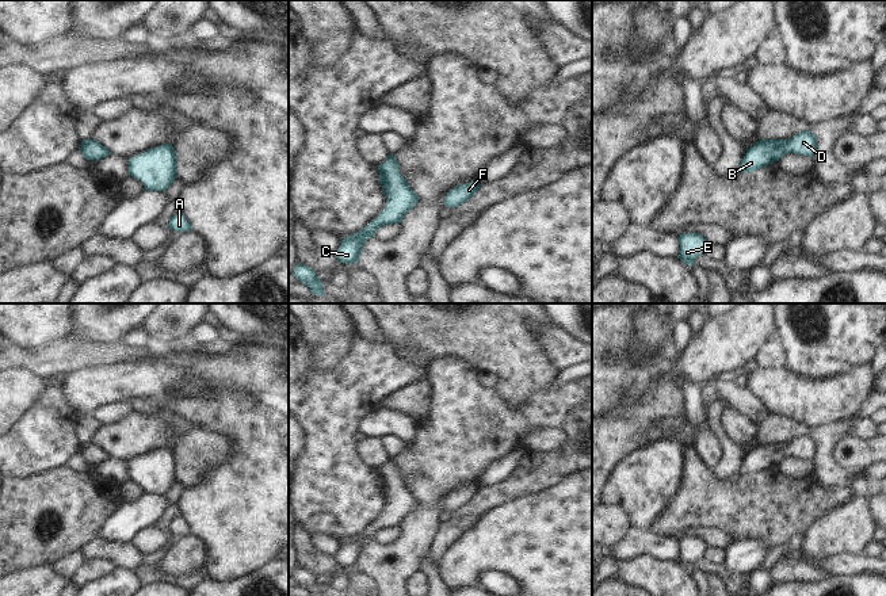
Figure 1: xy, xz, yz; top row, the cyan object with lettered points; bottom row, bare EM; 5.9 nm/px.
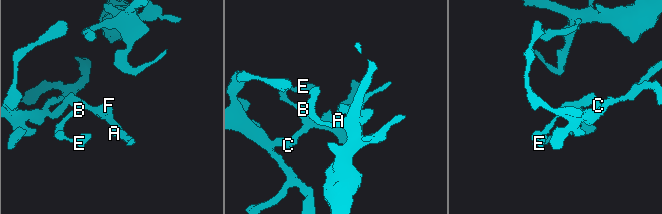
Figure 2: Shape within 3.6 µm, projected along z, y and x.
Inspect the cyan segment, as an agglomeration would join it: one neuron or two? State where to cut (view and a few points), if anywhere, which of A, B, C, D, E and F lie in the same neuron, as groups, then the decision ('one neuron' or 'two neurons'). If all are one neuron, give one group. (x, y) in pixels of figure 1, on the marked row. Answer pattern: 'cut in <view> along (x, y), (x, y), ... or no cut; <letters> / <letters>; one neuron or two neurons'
no cut; A B C D E F; one neuron

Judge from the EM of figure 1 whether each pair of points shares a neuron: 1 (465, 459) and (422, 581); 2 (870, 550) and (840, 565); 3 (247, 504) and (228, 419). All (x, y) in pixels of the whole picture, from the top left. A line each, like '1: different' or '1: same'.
1: different
2: different
3: same

